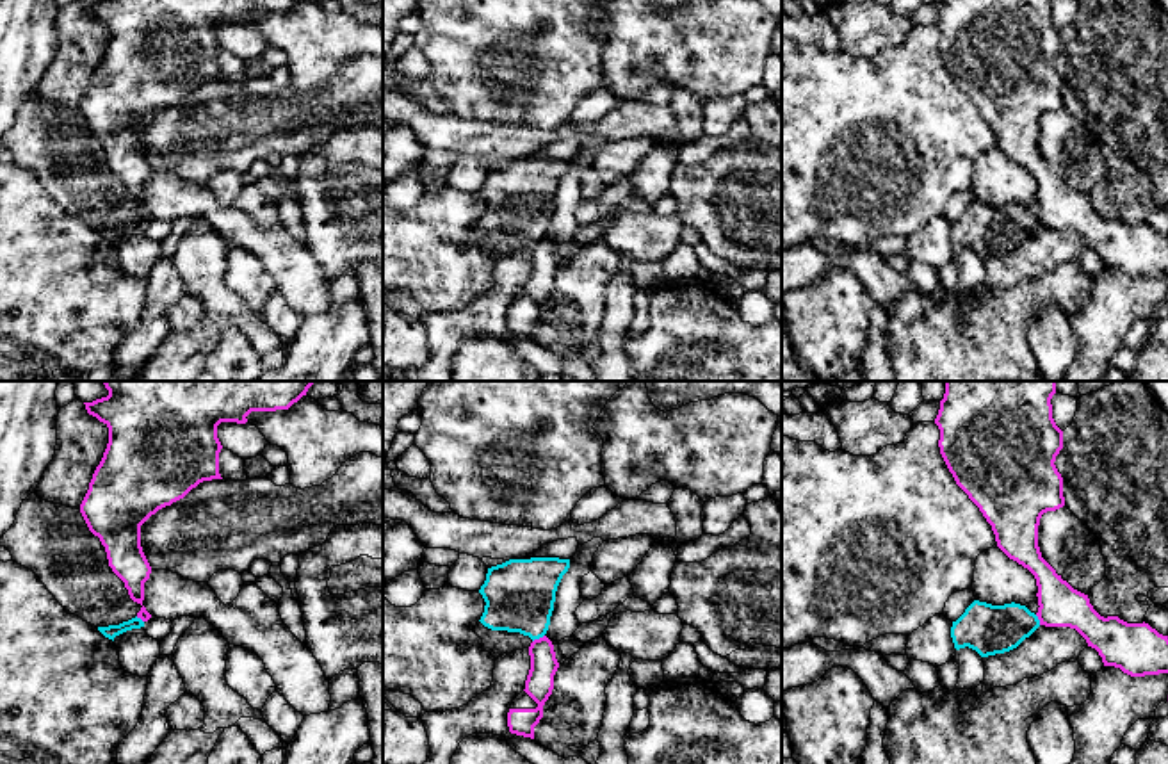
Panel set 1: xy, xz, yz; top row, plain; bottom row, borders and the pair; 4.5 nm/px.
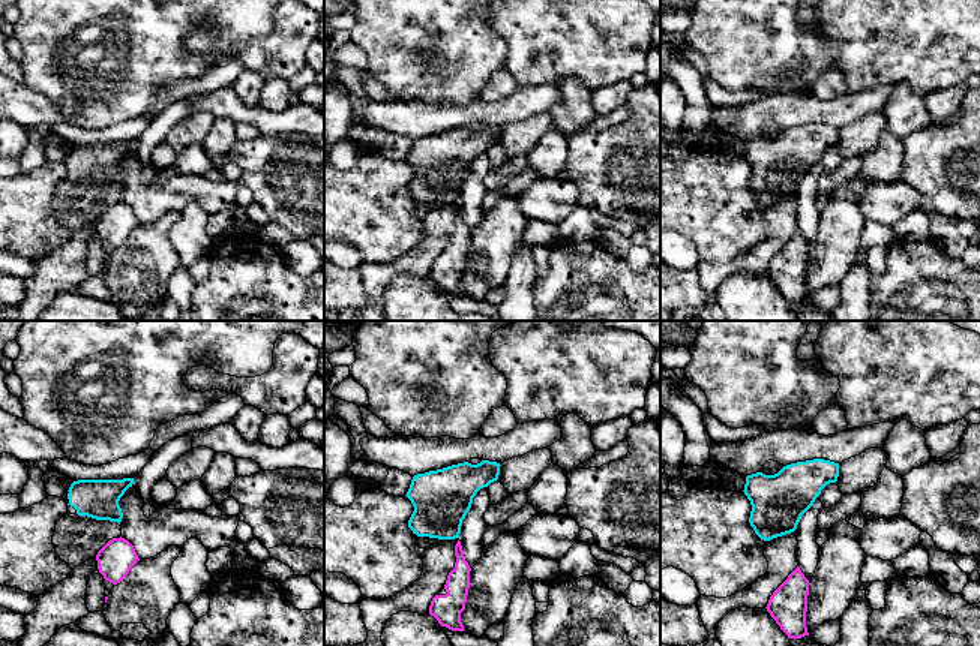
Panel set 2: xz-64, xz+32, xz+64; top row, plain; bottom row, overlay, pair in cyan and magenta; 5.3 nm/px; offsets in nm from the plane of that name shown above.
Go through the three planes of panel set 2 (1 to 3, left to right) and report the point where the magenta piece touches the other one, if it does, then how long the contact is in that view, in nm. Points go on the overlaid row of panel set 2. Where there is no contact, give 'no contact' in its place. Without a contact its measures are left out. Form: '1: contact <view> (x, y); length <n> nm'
1: no contact
2: no contact
3: no contact

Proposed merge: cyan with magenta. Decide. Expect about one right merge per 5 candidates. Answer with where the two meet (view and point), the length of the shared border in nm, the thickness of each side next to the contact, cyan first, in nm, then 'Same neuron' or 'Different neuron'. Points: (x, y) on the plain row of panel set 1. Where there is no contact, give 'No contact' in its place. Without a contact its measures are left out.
Touches cyan at xz (538, 239). Shared border 70 nm. Thickness 320 nm (cyan) against 130 nm. Different neuron

